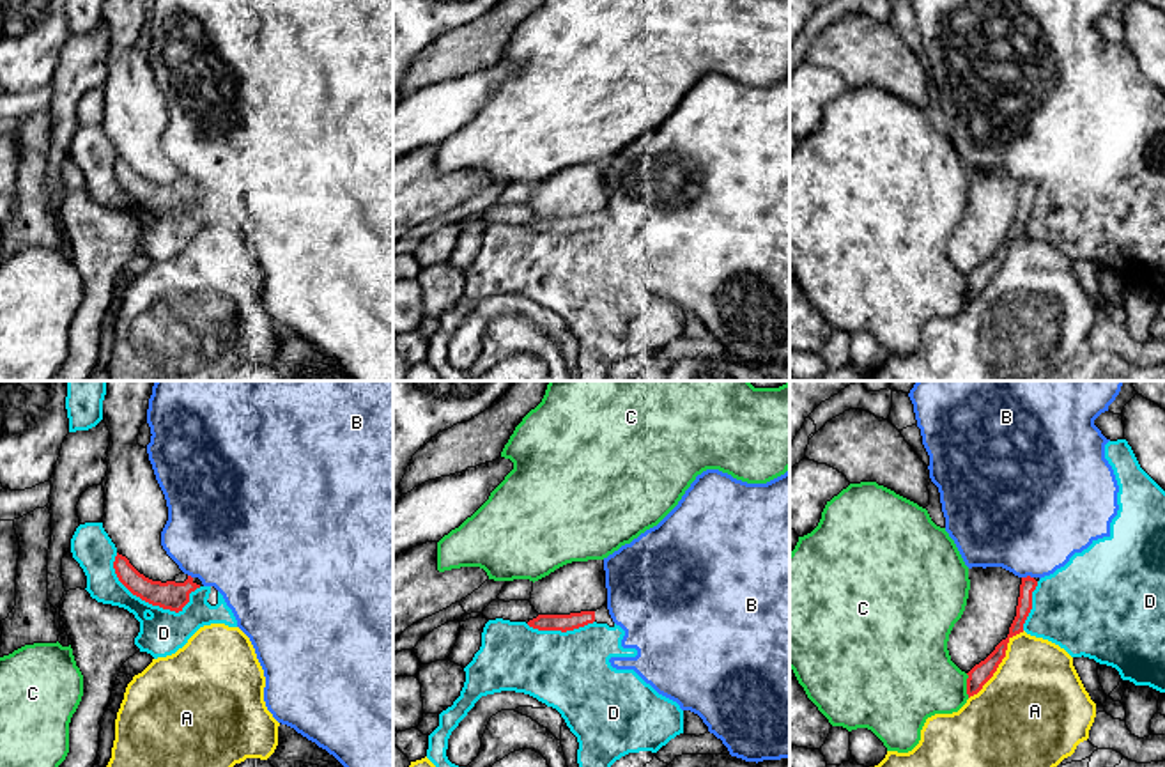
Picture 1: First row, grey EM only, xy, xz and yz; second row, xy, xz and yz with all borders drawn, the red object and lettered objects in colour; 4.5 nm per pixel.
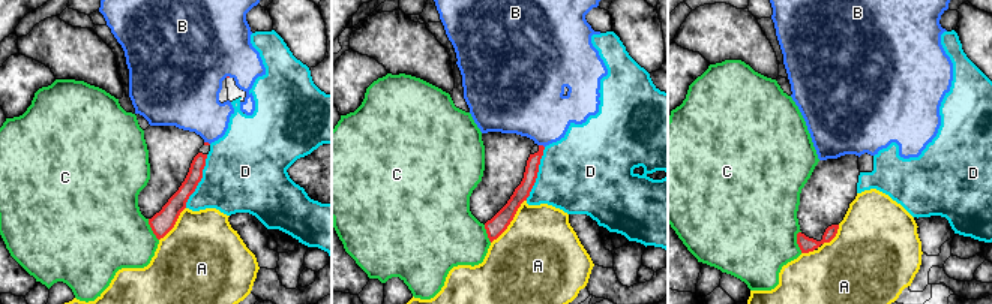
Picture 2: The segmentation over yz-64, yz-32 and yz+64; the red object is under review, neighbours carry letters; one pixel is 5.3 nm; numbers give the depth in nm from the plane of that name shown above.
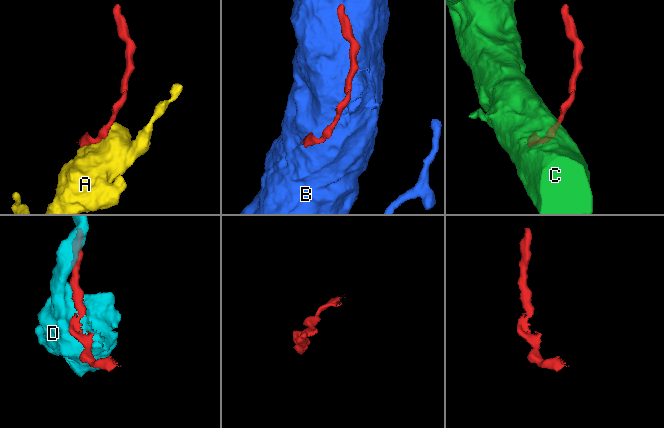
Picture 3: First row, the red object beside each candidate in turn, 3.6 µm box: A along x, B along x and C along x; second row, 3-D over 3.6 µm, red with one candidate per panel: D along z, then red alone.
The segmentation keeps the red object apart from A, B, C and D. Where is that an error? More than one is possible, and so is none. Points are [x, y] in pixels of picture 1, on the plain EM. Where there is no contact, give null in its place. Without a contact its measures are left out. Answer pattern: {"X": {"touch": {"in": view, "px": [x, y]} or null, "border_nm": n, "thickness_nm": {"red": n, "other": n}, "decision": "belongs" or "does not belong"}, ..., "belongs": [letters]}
{"A": {"touch": {"in": "yz", "px": [1001, 264]}, "border_nm": 400, "thickness_nm": {"red": 90, "other": 460}, "decision": "does not belong"}, "B": {"touch": {"in": "yz", "px": [1027, 179]}, "border_nm": 60, "thickness_nm": {"red": 70, "other": 480}, "decision": "belongs"}, "C": {"touch": {"in": "yz", "px": [967, 289]}, "border_nm": 110, "thickness_nm": {"red": 90, "other": 380}, "decision": "does not belong"}, "D": {"touch": {"in": "xy", "px": [149, 206]}, "border_nm": 420, "thickness_nm": {"red": 130, "other": 200}, "decision": "does not belong"}, "belongs": ["B"]}

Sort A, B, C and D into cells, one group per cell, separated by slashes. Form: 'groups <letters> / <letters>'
groups A / B / C / D

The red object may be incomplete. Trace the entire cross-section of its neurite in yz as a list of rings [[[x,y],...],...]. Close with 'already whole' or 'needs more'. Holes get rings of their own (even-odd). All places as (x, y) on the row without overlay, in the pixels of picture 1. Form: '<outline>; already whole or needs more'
[[[910,0],[910,4],[930,58],[930,81],[940,96],[945,135],[965,168],[1002,170],[1022,182],[1016,220],[1007,241],[967,276],[970,301],[993,280],[1006,260],[1009,243],[1023,236],[1032,213],[1036,182],[1053,177],[1094,143],[1110,140],[1110,126],[1119,113],[1119,89],[1105,62],[1105,48],[1110,43],[1101,37],[1094,23],[1108,14],[1115,0]]]; needs more

